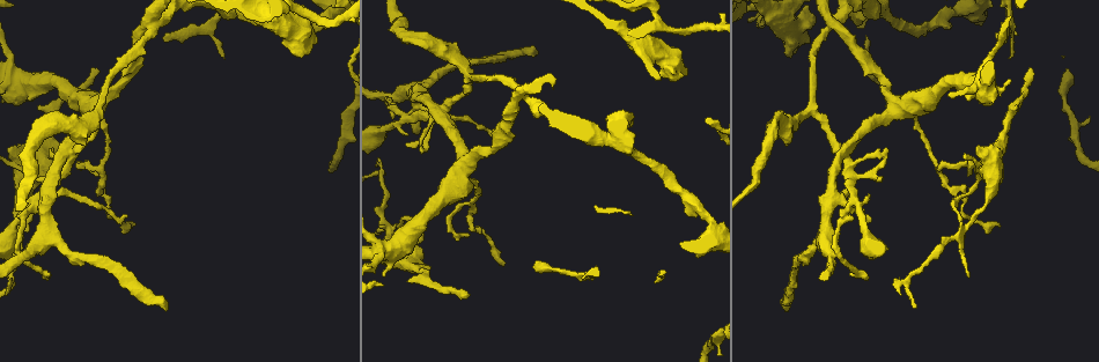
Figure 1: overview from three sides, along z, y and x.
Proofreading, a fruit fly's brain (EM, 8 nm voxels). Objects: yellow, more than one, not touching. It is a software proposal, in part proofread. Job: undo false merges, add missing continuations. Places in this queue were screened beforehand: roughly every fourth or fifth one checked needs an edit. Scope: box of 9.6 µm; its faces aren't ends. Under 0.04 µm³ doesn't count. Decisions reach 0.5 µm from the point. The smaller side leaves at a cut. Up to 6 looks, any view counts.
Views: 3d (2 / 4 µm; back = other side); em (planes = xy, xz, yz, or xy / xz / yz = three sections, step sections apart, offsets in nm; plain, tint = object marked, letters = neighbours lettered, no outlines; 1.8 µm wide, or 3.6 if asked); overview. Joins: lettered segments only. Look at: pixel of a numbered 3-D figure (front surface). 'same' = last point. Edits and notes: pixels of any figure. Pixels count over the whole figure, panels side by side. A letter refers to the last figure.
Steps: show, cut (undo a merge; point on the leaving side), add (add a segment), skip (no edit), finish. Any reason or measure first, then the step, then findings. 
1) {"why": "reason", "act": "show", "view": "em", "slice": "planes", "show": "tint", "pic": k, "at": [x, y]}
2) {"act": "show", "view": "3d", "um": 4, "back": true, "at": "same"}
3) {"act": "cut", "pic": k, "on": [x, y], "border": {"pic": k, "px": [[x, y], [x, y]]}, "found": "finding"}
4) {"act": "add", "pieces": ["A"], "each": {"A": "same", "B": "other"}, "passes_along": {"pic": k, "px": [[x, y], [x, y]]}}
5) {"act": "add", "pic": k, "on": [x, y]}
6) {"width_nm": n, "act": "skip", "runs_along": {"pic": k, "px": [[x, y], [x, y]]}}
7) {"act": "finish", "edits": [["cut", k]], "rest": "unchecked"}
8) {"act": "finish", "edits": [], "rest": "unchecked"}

{"why": "branch stops here", "act": "show", "view": "em", "slice": "yz", "step": 8, "show": "tint", "pic": 1, "at": [465, 299]}

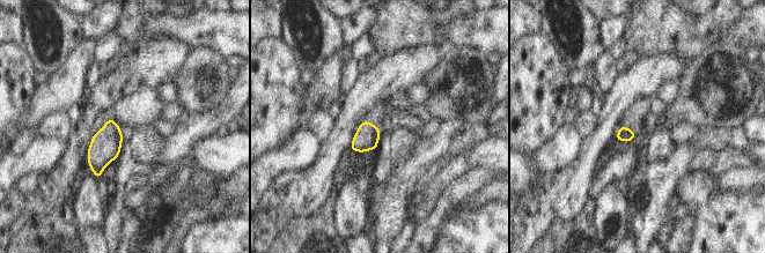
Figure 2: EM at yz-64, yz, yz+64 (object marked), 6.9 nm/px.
{"act": "show", "view": "em", "slice": "planes", "show": "letters", "at": "same"}

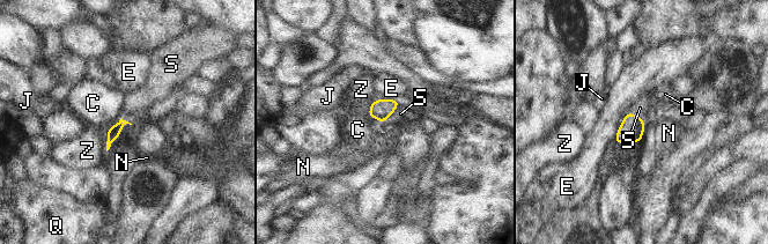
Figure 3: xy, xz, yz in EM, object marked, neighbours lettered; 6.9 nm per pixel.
{"longest_contact_nm": ["E", 240], "act": "add", "pieces": ["S"], "each": {"C": "other", "E": "other", "J": "other", "N": "other", "Q": "other", "S": "same", "Z": "other"}, "passes_along": {"pic": 3, "px": [[381, 110], [392, 113], [403, 111]]}, "found": "it goes on there"}

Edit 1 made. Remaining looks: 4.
{"why": "see it whole again", "act": "show", "view": "overview"}

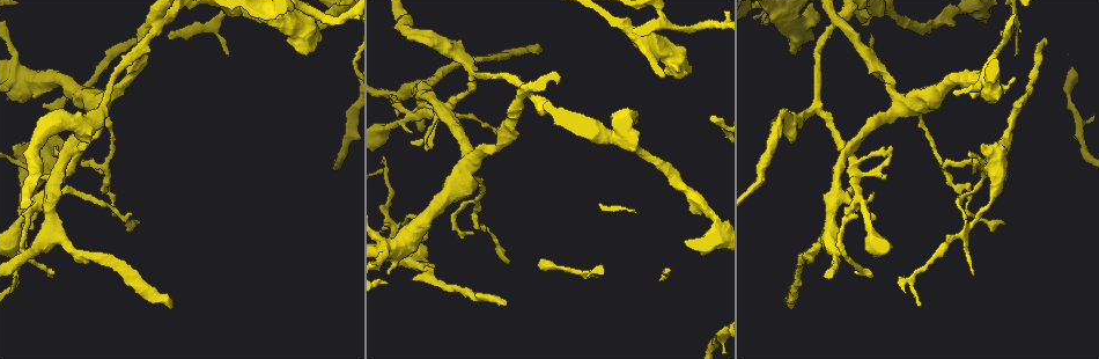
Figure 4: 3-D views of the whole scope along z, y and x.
{"why": "long arm stops here", "act": "show", "view": "em", "slice": "planes", "show": "letters", "pic": 4, "at": [539, 50]}

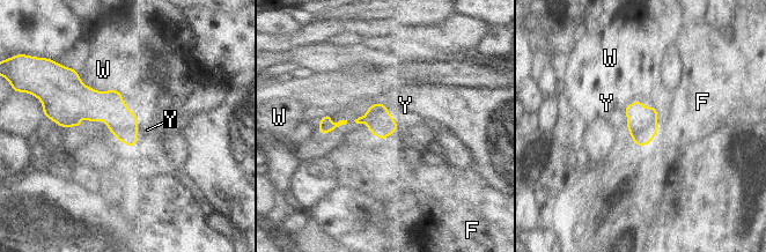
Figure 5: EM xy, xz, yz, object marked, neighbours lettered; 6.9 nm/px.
{"width_nm": 180, "act": "add", "pieces": ["Y"], "each": {"F": "other", "W": "other", "Y": "same"}, "found": "the neuron continues"}

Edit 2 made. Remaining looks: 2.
{"act": "finish", "edits": [["add", 3], ["add", 5]], "rest": "unchecked"}

